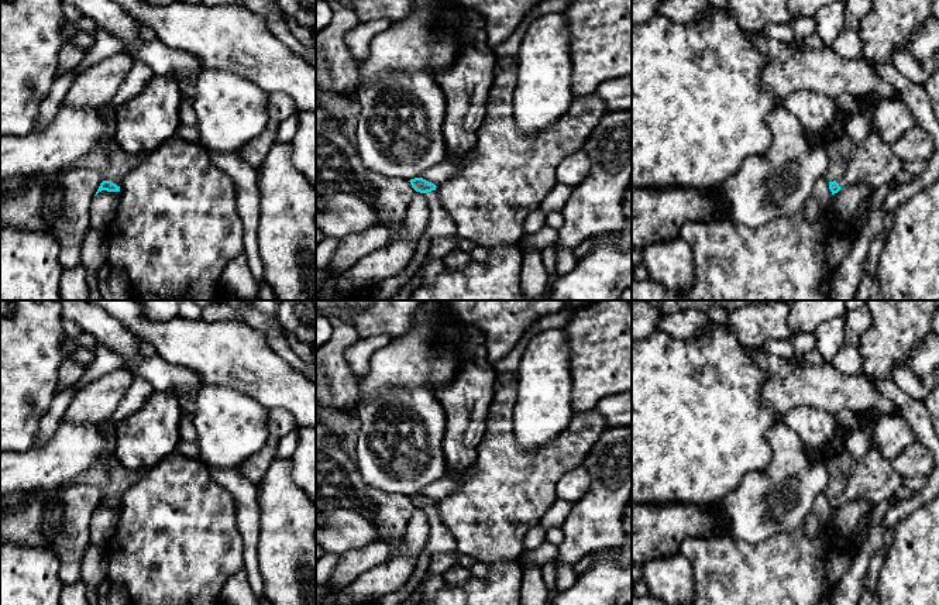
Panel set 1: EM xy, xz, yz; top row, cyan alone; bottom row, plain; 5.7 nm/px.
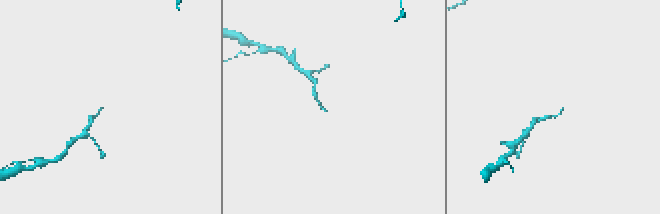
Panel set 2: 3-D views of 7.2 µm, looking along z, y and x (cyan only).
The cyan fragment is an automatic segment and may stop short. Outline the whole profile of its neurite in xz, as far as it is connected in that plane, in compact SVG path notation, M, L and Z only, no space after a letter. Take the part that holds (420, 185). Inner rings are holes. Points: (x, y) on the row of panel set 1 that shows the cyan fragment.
M415 178L415 179L410 179L409 182L412 188L416 192L423 193L429 202L430 219L424 228L424 234L431 240L457 234L455 224L448 217L448 214L444 212L444 209L441 207L438 202L438 196L436 190L437 186L423 178Z

